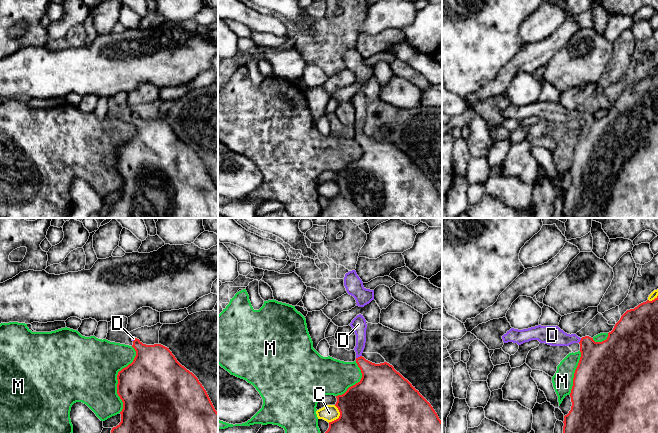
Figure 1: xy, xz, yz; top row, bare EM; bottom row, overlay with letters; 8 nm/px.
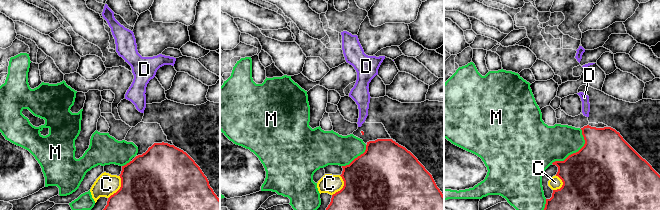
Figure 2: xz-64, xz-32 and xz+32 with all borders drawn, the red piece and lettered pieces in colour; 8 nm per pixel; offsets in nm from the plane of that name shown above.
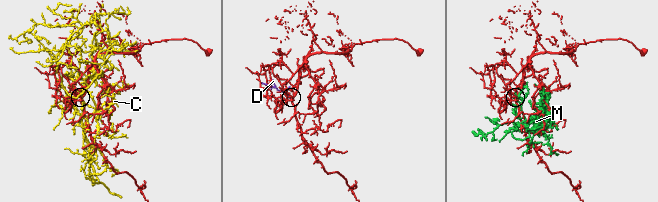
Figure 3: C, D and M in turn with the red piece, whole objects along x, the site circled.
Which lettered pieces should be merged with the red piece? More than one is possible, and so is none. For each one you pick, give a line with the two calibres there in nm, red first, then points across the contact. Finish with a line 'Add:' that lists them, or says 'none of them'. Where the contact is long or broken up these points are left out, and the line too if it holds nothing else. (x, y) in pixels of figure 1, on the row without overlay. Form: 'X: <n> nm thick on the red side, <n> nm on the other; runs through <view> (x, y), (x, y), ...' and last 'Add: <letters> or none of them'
D: 280 nm thick on the red side, 120 nm on the other; runs through xz (378, 157), (358, 133), (360, 122), (359, 102)
Add: D

